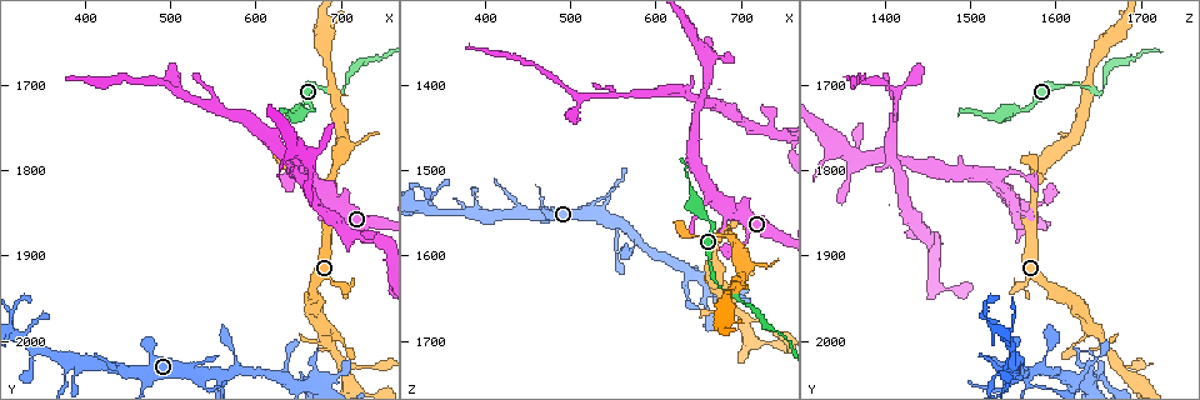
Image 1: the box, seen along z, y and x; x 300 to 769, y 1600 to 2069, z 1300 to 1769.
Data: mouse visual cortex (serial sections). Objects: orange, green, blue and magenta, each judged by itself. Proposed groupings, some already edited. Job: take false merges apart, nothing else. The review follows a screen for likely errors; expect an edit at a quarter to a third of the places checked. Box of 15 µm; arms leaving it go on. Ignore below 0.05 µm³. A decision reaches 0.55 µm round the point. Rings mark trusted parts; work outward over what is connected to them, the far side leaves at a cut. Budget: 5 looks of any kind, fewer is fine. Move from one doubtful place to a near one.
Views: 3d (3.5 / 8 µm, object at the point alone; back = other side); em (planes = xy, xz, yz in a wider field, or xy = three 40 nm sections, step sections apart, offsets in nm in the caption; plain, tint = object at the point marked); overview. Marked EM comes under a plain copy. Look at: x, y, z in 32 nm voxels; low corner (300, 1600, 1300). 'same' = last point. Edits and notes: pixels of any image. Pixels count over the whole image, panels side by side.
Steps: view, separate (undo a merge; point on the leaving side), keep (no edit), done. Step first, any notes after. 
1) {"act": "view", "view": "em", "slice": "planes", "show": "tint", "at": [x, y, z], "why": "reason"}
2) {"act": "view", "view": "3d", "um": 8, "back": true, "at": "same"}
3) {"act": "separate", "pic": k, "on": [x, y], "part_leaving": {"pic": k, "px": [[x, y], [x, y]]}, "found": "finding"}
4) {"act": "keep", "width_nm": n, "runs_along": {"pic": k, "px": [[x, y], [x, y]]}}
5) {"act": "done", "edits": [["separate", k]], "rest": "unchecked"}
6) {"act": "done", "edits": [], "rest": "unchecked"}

{"act": "view", "view": "3d", "um": 3.5, "at": [705, 2030, 1675], "why": "three arms meet"}

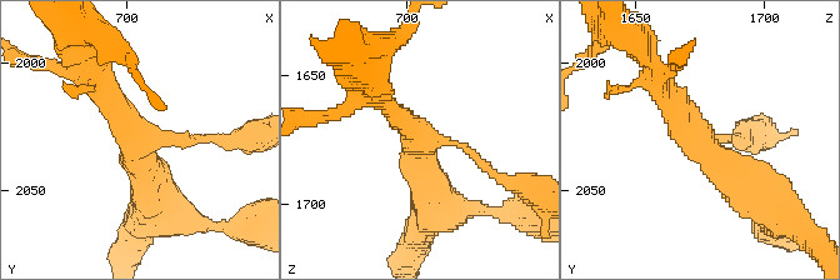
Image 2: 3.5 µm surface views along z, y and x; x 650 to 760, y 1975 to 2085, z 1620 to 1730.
{"act": "view", "view": "em", "slice": "xy", "step": 5, "show": "tint", "at": [706, 2029, 1676], "arms": 3, "arm_widths_nm": [100, 250, 500]}

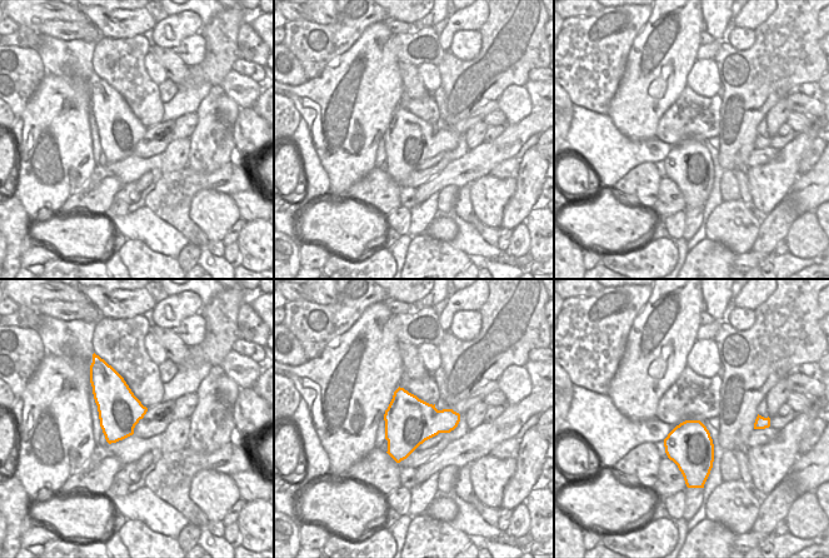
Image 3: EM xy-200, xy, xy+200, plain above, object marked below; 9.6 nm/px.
{"act": "keep", "runs_along": {"pic": 2, "px": [[656, 81], [720, 161], [759, 196]]}, "found": "all the same cell"}

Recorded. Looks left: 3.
{"act": "view", "view": "3d", "um": 3.5, "at": [700, 1700, 1655]}

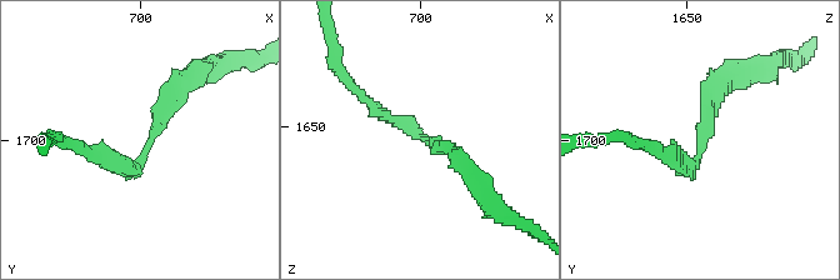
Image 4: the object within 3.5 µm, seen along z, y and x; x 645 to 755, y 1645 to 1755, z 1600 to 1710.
{"act": "view", "view": "em", "slice": "xy", "step": 1, "show": "tint", "at": [705, 1699, 1656], "arm_widths_nm": [200, 200]}

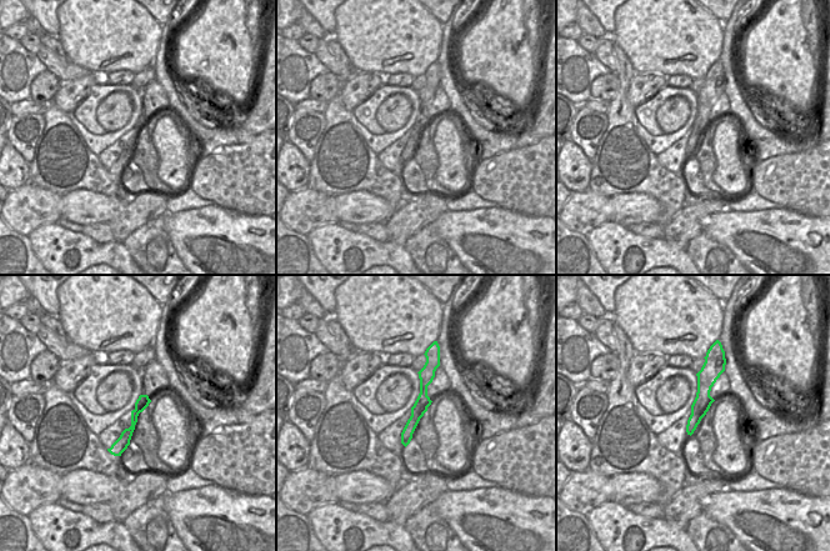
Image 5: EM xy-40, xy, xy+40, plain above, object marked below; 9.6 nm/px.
{"act": "keep", "width_nm": 140, "runs_along": {"pic": 4, "px": [[100, 154], [135, 170], [193, 78]]}, "found": "all the same cell"}

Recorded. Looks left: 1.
{"act": "done", "edits": [], "rest": "unchecked"}

